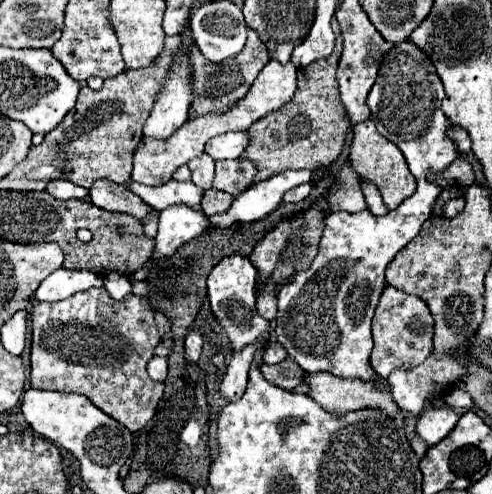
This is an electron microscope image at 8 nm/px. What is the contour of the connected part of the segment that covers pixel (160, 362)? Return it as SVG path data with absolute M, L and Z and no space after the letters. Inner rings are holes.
M152 357L150 363L148 363L148 375L150 375L150 379L154 379L154 381L164 381L166 373L168 373L168 363L166 363L166 359L164 359L164 357Z

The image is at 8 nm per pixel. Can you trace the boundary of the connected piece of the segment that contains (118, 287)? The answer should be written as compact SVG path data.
M112 271L104 277L104 287L110 293L110 297L114 297L114 299L124 299L126 295L132 293L130 279L126 275L118 275L116 271Z

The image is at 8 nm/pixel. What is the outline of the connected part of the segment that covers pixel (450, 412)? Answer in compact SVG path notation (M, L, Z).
M446 405L428 407L428 409L424 409L424 413L420 415L420 419L416 423L416 433L428 445L436 445L456 427L458 419L460 419L460 415L452 407L446 407Z

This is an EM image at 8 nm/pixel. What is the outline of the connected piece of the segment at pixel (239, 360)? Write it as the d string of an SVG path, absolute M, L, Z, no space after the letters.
M256 339L254 343L244 345L242 349L232 353L232 361L228 363L226 375L220 385L220 395L226 397L228 401L238 401L244 395L246 383L248 383L248 371L254 359L254 353L264 345L264 341Z

